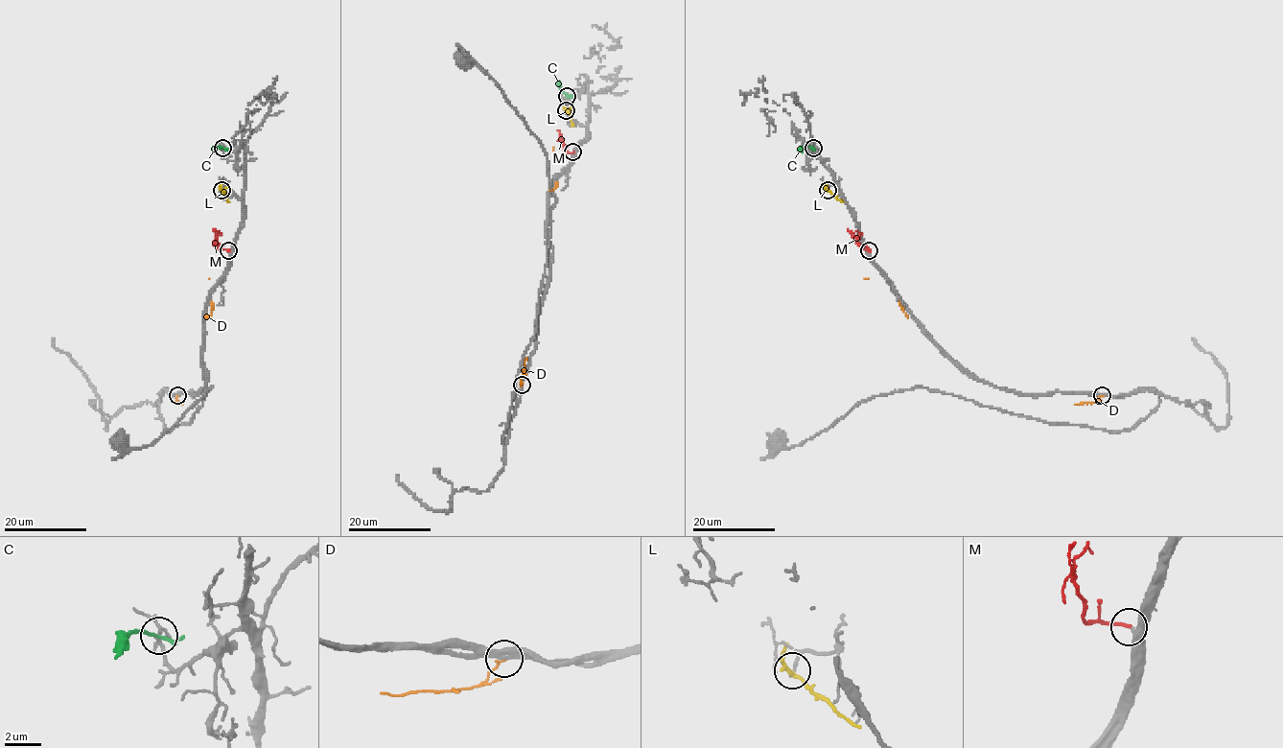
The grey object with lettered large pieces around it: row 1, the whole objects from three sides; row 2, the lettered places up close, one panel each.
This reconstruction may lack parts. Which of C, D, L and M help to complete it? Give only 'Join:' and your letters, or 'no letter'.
Join: M

